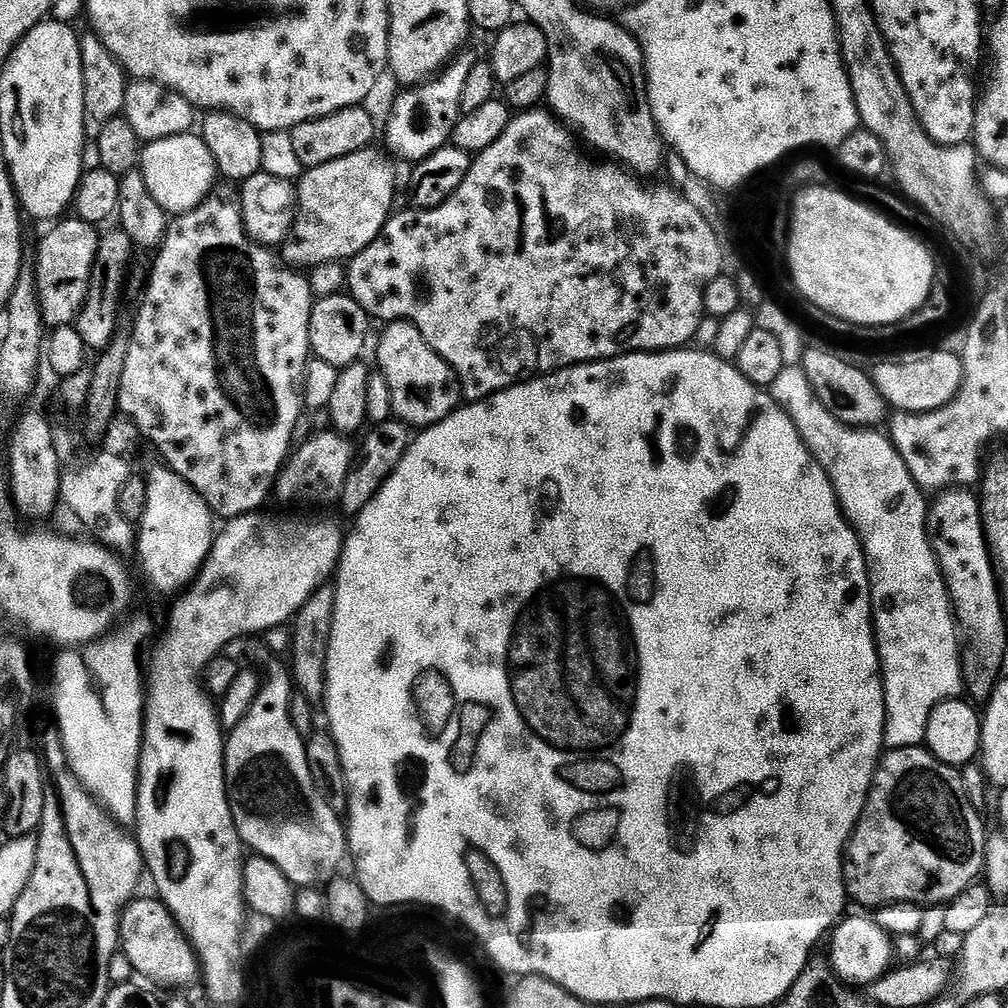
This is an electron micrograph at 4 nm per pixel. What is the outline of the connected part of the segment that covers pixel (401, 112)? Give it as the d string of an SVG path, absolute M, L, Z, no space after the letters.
M453 59L451 62L456 68L450 64L447 66L452 69L452 72L444 68L448 73L448 80L443 80L441 76L437 75L436 78L440 84L432 82L432 88L424 86L424 92L416 92L412 87L409 87L412 96L401 91L396 98L392 113L389 114L388 120L382 124L382 140L384 136L385 142L389 144L387 147L394 153L397 161L422 161L451 141L452 132L462 115L460 102L463 83L466 82L464 68L460 68L457 59Z

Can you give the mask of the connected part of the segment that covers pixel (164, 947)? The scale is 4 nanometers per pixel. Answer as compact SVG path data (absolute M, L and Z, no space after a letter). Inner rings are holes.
M159 899L136 900L123 909L118 920L118 931L124 948L124 956L132 963L136 972L141 972L148 980L156 984L173 984L176 990L188 988L199 981L202 965L192 943L184 937L184 931L178 927L165 904ZM136 900L136 901L135 901Z

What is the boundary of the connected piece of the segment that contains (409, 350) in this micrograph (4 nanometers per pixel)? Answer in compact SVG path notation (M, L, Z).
M394 320L380 336L375 367L390 386L392 415L416 430L442 422L462 404L460 381L452 367L428 345L411 320Z

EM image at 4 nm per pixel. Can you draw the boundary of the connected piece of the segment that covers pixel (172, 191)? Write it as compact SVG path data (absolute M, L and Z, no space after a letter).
M196 134L162 138L145 143L140 153L138 171L146 178L146 186L150 186L150 194L158 198L158 206L162 206L169 214L183 214L197 208L202 201L213 195L215 188L212 187L216 184L216 178L218 179L215 158L207 149L206 142Z

